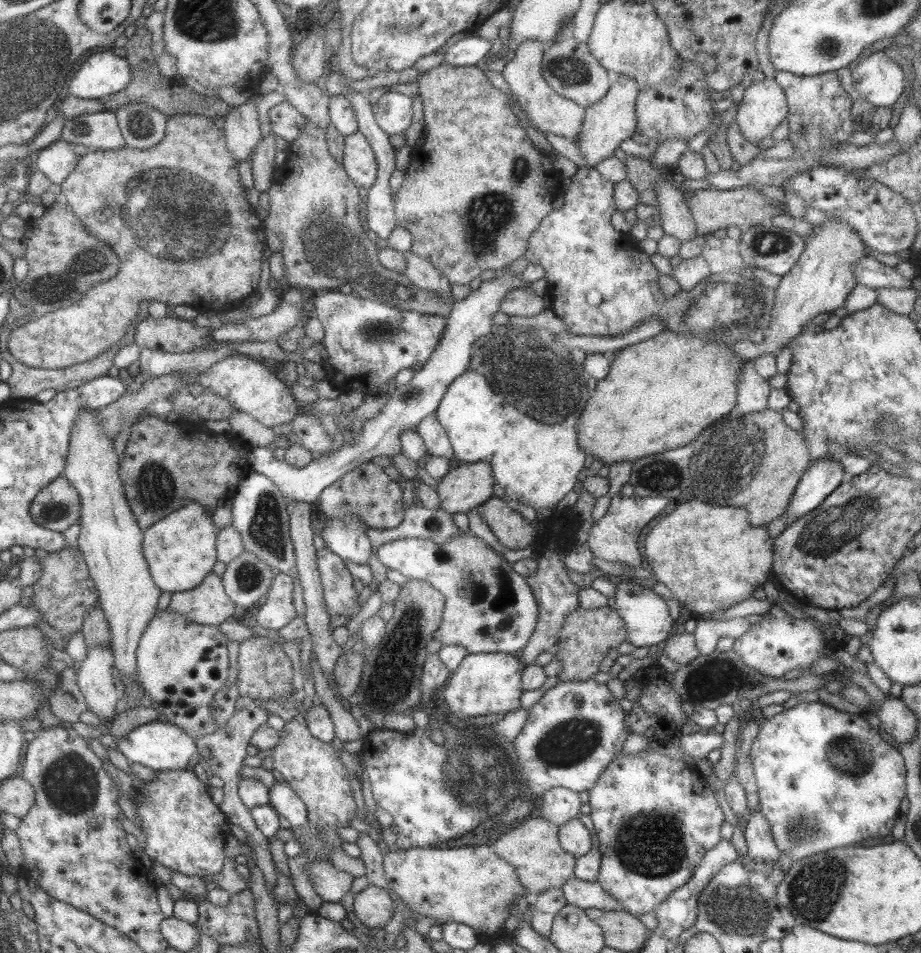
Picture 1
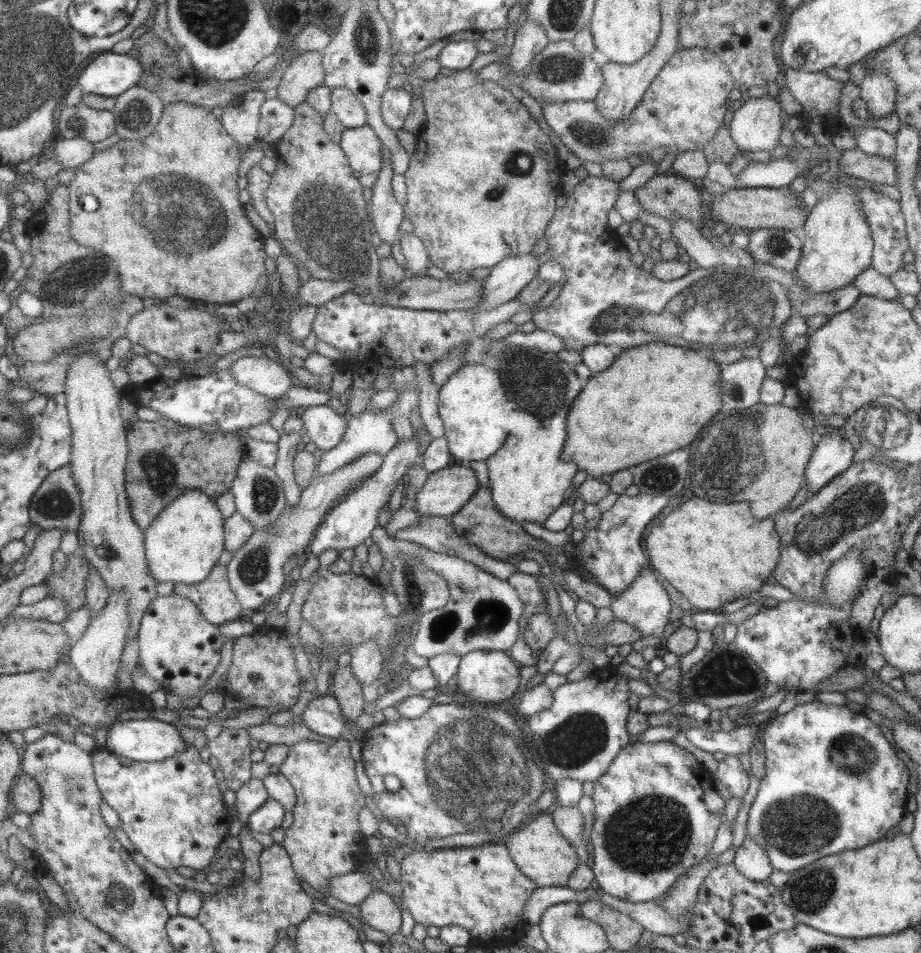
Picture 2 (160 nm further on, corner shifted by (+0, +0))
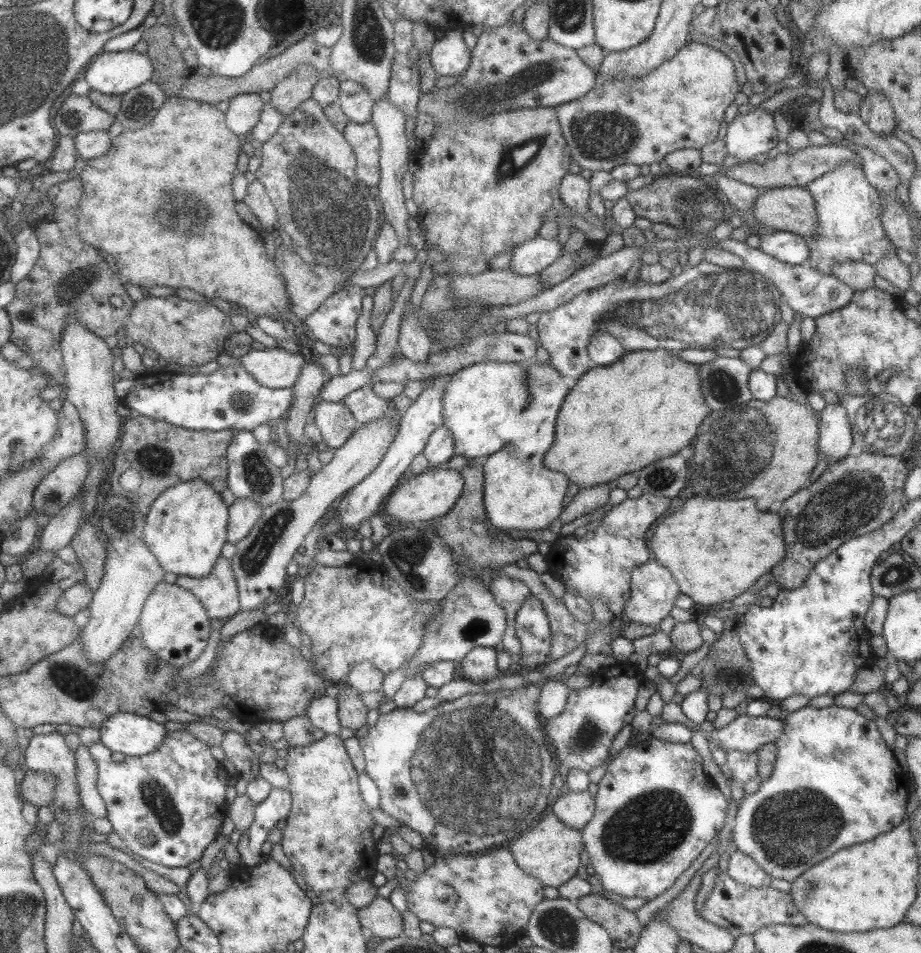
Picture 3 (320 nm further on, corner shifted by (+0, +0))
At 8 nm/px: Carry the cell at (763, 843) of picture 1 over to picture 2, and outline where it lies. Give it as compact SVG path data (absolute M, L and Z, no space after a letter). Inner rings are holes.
M746 835L734 854L735 858L732 864L741 875L749 880L761 882L773 872L766 852L758 844L755 844L752 838Z

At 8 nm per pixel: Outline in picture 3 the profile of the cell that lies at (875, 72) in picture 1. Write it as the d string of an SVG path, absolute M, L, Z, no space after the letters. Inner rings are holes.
M872 92L863 96L858 114L869 130L877 136L893 135L893 128L896 126L894 112L881 93Z

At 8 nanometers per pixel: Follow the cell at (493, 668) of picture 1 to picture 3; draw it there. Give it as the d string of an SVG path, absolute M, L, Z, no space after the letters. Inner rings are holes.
M473 647L460 661L464 678L471 682L487 682L503 675L497 669L496 647Z

